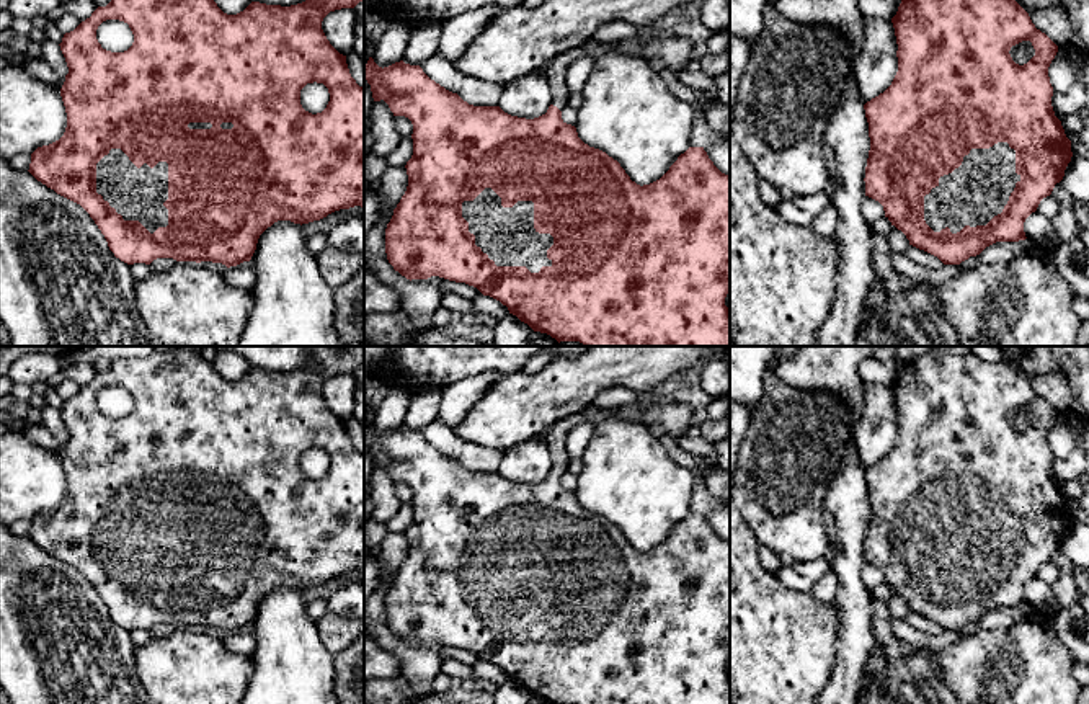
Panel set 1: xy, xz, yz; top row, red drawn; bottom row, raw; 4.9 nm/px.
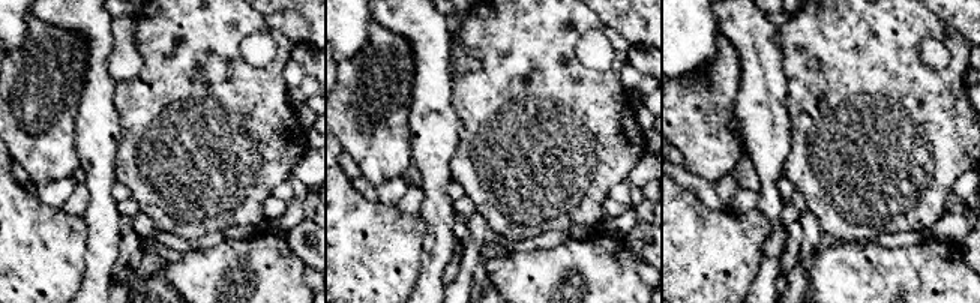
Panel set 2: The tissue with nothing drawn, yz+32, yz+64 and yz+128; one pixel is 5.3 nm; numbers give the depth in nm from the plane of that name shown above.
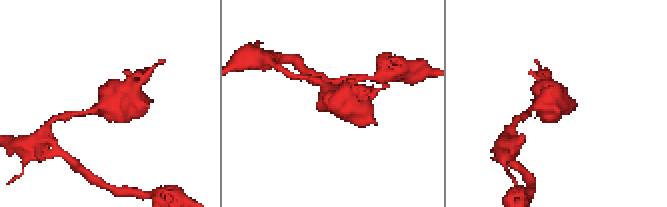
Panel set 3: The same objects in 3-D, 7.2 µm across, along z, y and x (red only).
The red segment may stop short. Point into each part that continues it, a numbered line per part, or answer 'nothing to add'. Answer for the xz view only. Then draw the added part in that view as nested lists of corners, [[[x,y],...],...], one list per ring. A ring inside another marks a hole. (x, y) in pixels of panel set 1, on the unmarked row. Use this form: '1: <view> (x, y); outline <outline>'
1: xz (508, 603); outline [[[485,554],[473,567],[462,568],[462,583],[475,601],[475,611],[496,632],[526,632],[531,639],[552,632],[547,616],[553,611],[553,603],[534,595],[532,567],[503,573],[501,564]]]

